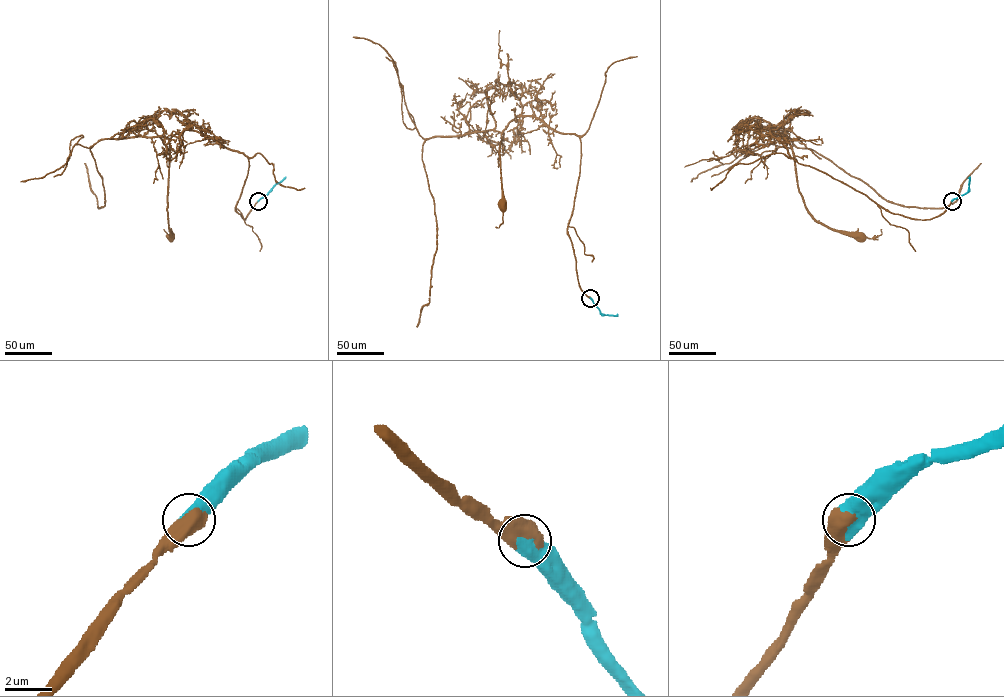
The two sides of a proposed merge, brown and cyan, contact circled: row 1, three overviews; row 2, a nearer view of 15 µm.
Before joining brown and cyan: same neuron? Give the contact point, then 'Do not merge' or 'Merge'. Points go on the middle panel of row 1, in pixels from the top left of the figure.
Place: (590, 298). Merge

